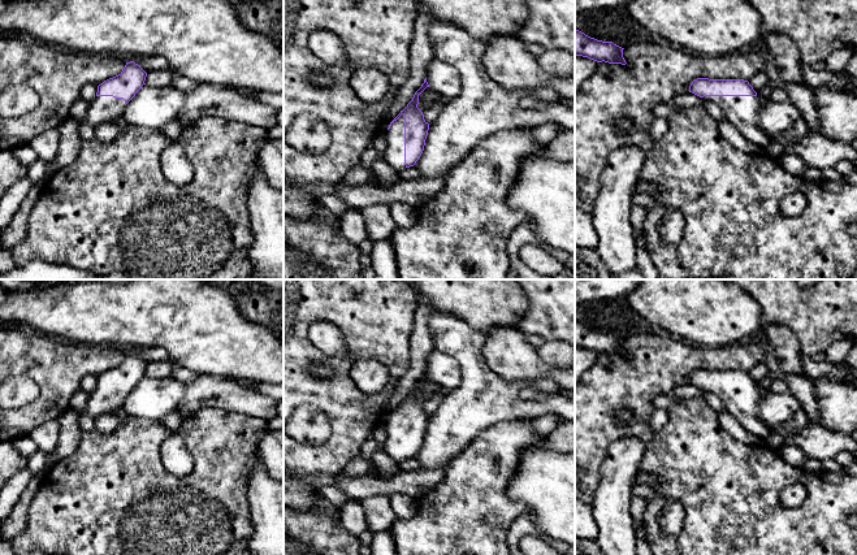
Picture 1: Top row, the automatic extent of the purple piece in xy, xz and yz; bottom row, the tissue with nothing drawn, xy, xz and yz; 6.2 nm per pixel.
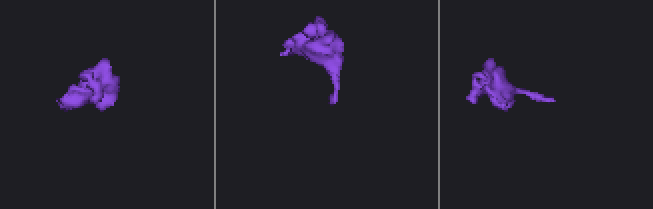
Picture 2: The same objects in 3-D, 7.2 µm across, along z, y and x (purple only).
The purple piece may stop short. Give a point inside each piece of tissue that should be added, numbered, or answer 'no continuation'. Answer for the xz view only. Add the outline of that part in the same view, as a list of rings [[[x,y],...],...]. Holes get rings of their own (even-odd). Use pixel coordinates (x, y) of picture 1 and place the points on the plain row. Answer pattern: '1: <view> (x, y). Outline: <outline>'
1: xz (394, 446). Outline: [[[404,407],[394,412],[389,421],[384,424],[386,430],[386,442],[384,451],[398,464],[406,460],[404,456]]]

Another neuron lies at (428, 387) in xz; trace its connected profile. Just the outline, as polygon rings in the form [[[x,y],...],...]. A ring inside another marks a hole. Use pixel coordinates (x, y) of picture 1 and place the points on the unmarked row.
[[[427,378],[420,386],[419,386],[419,395],[417,399],[424,404],[428,399],[430,399],[436,393],[445,393],[449,394],[450,390],[442,387],[441,385],[436,383],[430,378]]]

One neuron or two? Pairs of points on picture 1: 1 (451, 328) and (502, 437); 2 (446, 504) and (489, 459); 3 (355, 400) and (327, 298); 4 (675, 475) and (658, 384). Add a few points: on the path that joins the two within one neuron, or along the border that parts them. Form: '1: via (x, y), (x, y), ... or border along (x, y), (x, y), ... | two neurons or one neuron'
1: border along (514, 420), (494, 423), (481, 429), (470, 441) | two neurons
2: via (458, 493), (480, 471) | one neuron
3: via (343, 374), (343, 365), (354, 355), (353, 324) | one neuron
4: border along (654, 433), (646, 443) | two neurons

